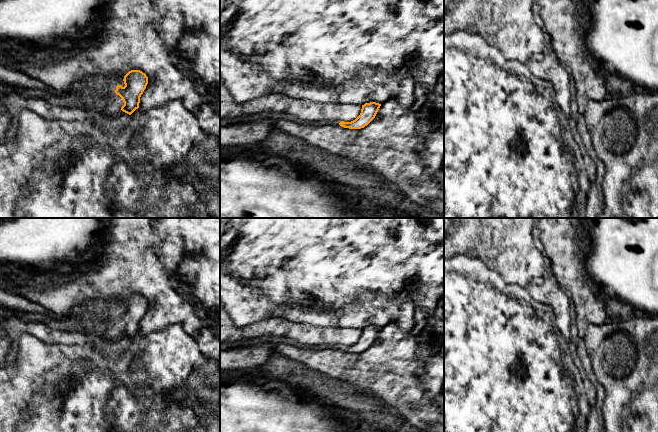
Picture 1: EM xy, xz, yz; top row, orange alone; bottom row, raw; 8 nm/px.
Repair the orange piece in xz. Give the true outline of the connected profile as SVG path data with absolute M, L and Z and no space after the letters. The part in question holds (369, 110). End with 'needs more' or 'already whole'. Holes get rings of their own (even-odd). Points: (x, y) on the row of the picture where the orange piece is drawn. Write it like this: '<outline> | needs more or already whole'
M376 102L365 103L362 105L360 115L351 122L344 122L342 120L319 120L319 121L305 121L301 118L298 118L294 115L286 113L270 113L263 112L259 114L250 114L242 118L221 118L220 125L228 126L237 123L247 123L247 122L256 122L256 121L266 121L272 122L275 120L289 120L299 124L308 124L313 126L323 126L323 125L333 125L333 126L342 126L349 129L361 129L367 126L376 116L381 104Z | needs more

